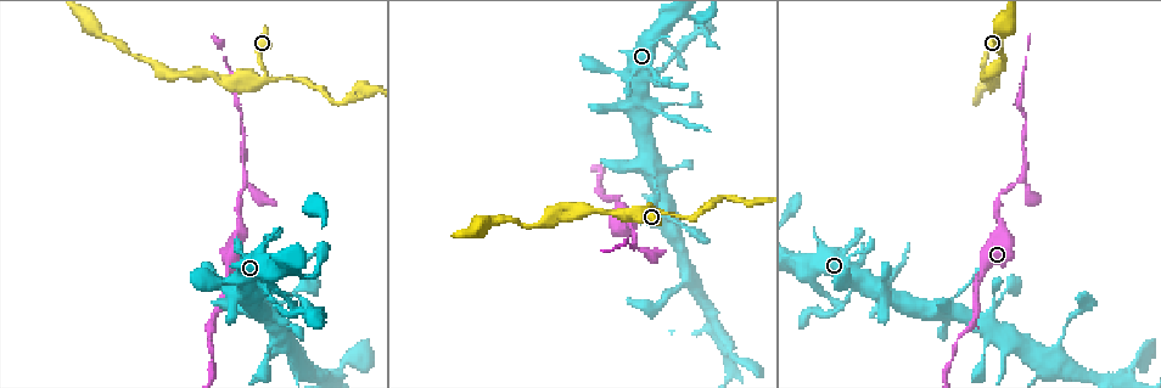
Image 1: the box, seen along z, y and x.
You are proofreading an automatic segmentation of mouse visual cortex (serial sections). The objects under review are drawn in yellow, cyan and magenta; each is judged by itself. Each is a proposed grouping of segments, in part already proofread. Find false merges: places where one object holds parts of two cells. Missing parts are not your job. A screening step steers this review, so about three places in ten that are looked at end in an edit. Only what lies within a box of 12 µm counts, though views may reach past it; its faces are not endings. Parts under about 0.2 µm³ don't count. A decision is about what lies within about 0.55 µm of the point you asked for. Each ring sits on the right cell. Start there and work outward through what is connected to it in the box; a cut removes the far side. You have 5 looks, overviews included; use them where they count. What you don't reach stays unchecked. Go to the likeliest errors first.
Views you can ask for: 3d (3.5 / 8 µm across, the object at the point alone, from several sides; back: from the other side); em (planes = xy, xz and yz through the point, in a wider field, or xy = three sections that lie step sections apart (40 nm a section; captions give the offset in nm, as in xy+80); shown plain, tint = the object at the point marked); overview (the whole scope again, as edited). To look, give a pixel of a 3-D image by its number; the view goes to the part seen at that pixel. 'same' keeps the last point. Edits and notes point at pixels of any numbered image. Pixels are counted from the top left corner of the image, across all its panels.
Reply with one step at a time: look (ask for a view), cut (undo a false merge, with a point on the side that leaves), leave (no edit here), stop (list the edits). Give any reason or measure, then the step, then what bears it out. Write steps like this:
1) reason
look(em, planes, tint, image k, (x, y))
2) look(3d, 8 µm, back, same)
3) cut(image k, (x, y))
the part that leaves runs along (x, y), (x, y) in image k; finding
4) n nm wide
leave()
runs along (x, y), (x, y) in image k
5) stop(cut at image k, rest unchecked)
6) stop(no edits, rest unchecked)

sharp bend
look(3d, 3.5 µm, back, image 1, (657, 208))

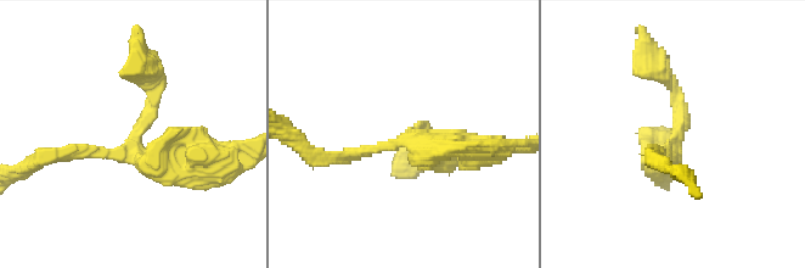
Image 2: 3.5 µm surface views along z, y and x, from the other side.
shape alone is not enough
look(em, xy, step 3, tint, image 2, (411, 138))

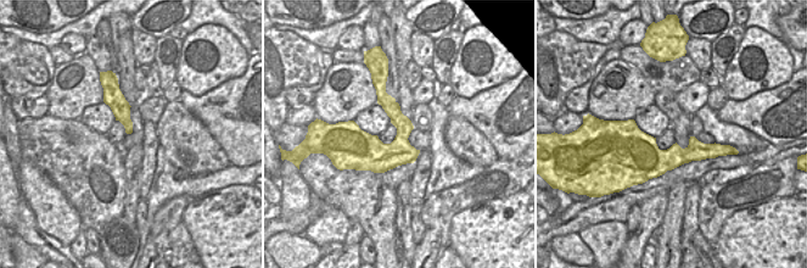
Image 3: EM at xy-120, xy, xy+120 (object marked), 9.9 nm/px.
leave()
runs along (152, 77), (136, 148), (208, 151) in image 2; one cell here

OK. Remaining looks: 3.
abrupt turn
look(3d, 8 µm, image 1, (975, 105))

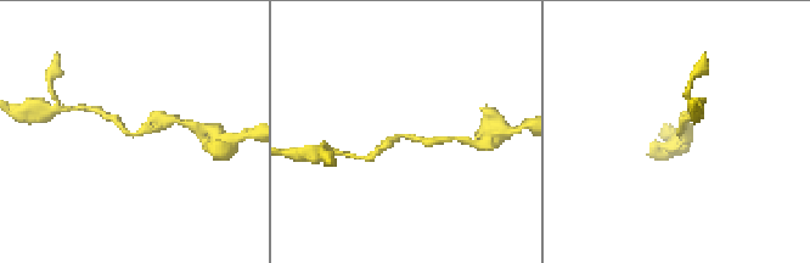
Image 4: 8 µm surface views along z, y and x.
look(em, planes, tint, image 4, (678, 134))

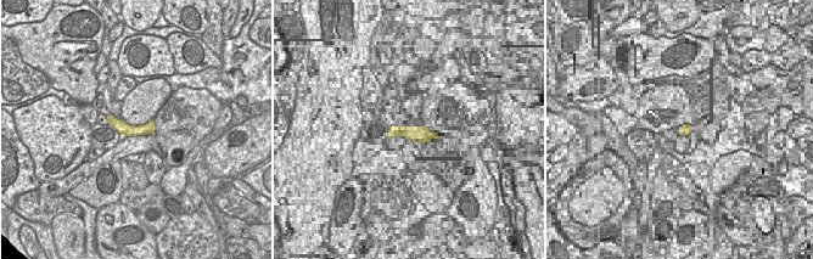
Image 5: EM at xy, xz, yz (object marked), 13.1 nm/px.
170 nm wide
leave()
runs along (111, 119), (127, 130), (151, 130) in image 5; continuous, no second cell

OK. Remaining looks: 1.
stop(no edits, rest unchecked)

